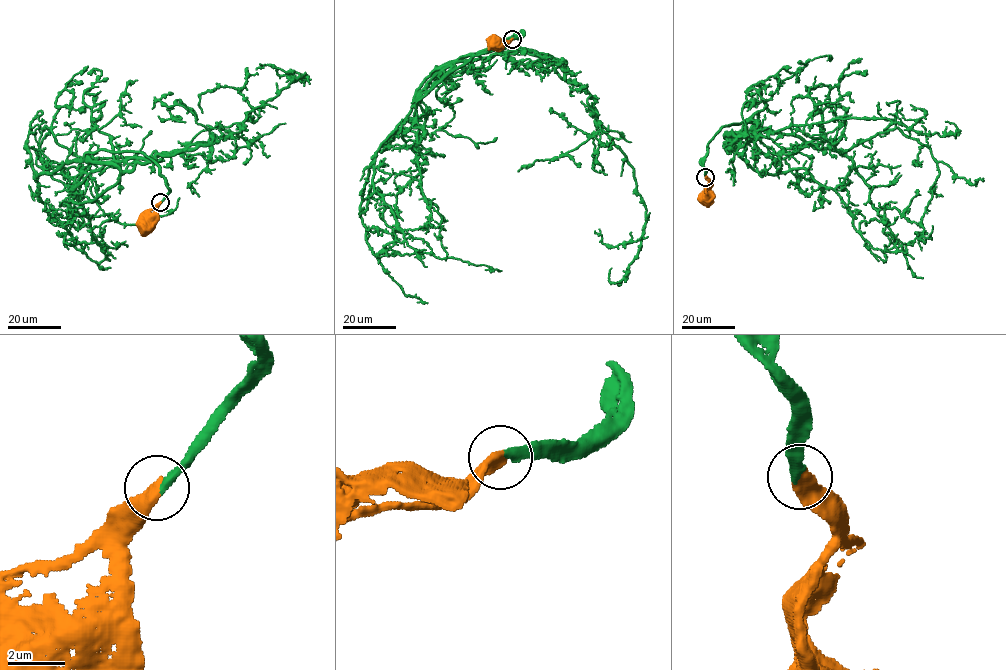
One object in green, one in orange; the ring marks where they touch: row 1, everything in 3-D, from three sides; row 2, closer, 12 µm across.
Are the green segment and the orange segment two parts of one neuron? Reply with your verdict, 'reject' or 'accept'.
accept

